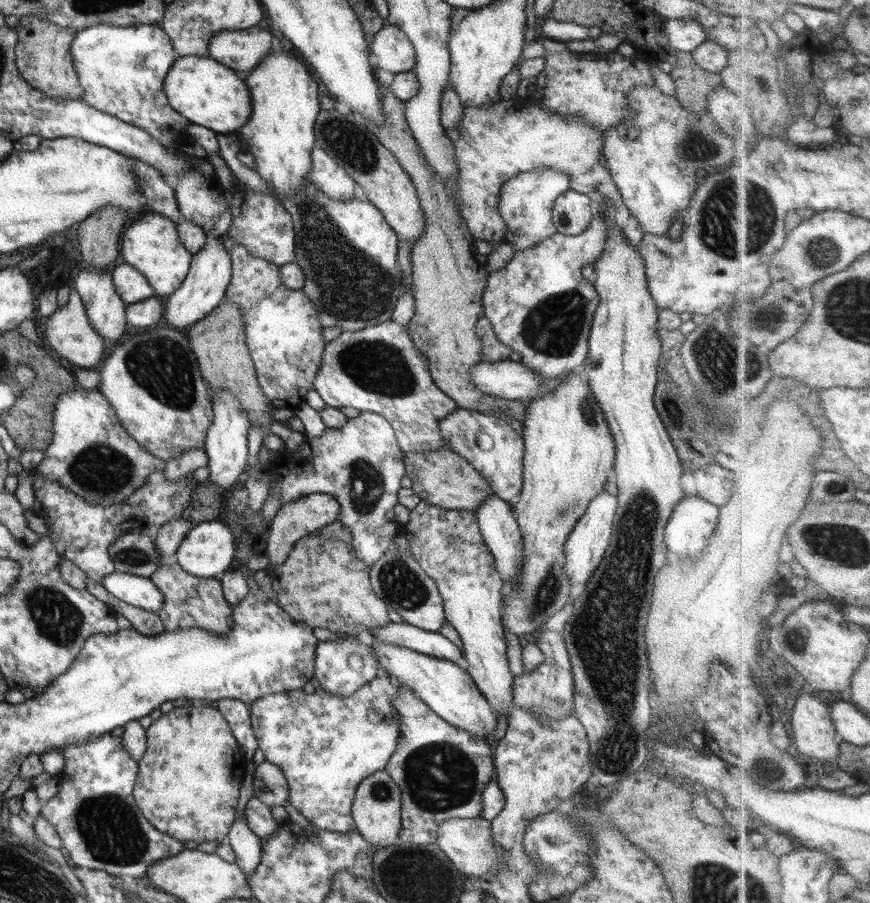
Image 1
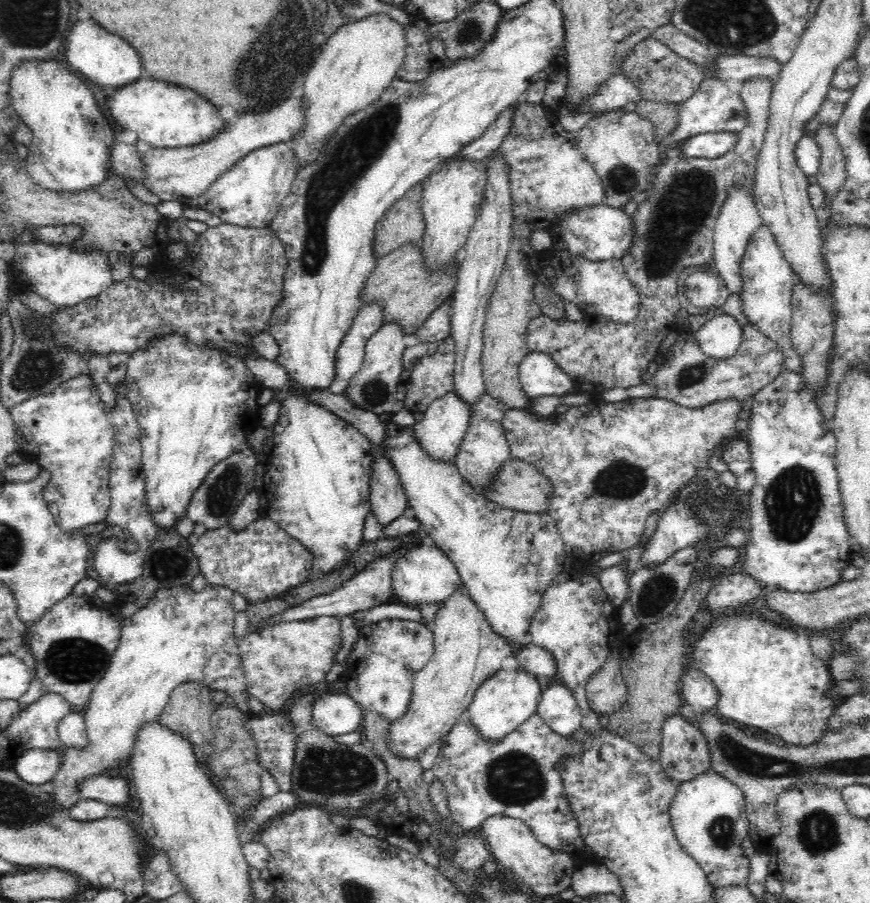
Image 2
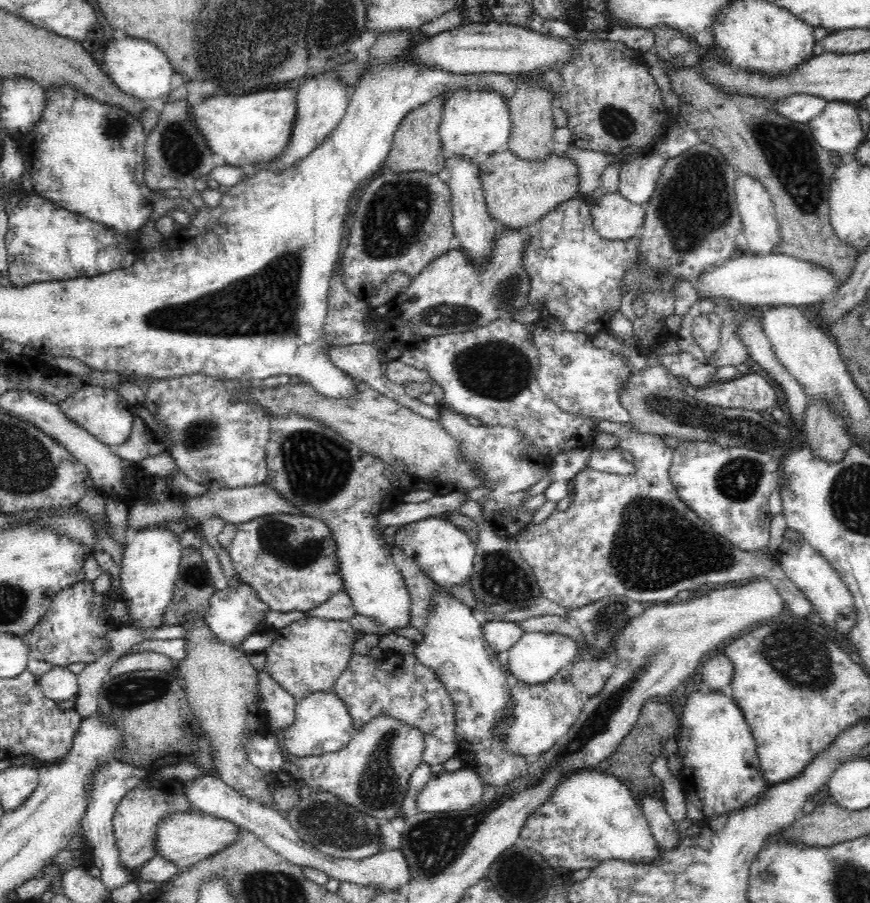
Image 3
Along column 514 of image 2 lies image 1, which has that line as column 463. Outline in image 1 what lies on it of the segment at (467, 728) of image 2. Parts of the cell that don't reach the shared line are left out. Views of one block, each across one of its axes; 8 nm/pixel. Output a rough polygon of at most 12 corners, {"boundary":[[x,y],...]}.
{"boundary":[[396,685],[398,842],[482,814],[492,748]]}

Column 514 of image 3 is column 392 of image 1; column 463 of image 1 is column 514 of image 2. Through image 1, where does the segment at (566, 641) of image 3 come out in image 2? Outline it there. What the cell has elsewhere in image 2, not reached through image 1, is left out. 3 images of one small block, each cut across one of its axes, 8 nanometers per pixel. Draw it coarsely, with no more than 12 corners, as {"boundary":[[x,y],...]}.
{"boundary":[[498,670],[467,713],[485,740],[514,733],[537,707],[546,682]]}

